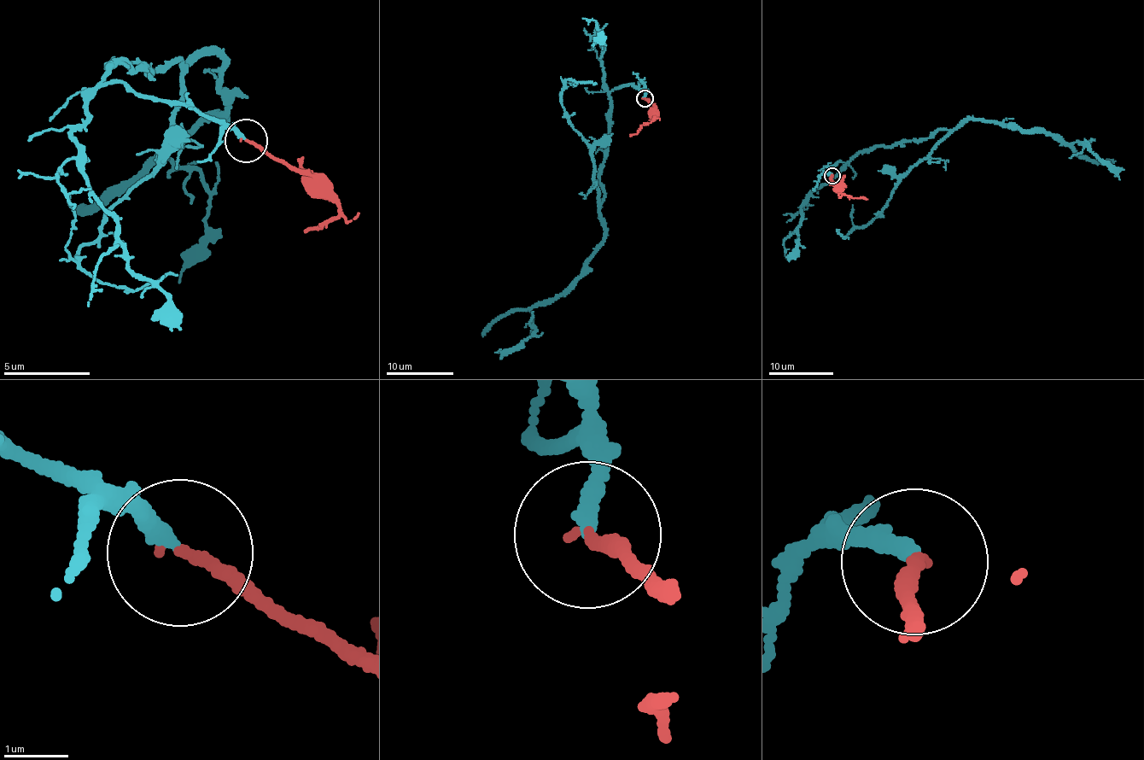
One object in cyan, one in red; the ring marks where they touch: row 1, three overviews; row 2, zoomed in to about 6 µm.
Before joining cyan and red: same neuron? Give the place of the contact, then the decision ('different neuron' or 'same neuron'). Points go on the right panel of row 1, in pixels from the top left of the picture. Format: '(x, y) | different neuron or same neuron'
(831, 176) | same neuron

